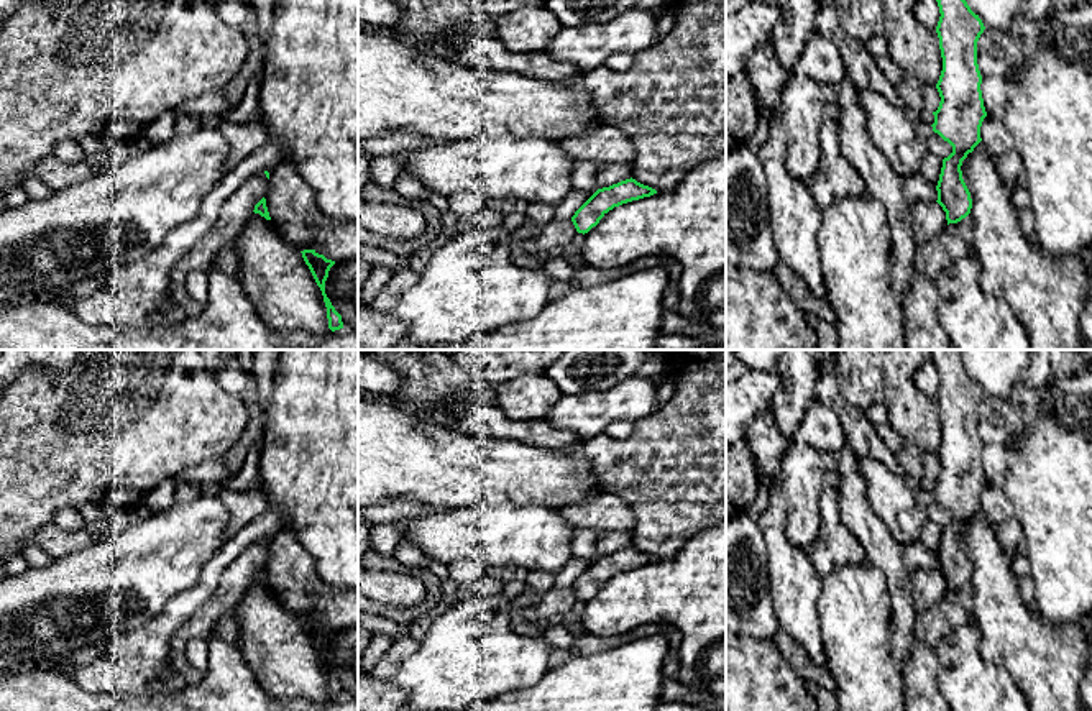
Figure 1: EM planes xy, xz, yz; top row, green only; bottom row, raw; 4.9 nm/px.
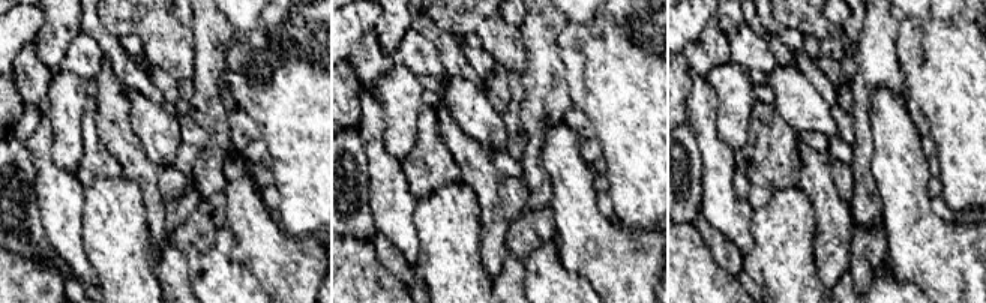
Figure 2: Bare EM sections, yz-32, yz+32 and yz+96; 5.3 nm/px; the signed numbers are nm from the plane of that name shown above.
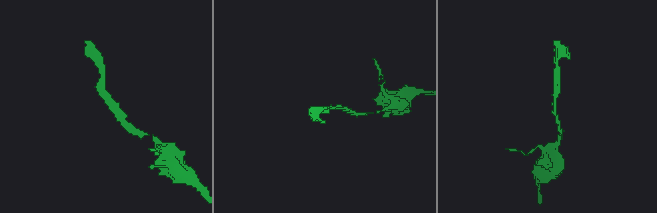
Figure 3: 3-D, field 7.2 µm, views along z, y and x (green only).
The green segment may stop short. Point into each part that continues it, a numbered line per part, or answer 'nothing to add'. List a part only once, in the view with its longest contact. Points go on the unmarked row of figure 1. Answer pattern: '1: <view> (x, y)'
nothing to add

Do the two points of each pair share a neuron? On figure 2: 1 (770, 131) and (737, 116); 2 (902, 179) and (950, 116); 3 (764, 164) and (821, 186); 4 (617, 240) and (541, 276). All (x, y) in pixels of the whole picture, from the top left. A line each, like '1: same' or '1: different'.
1: different
2: different
3: different
4: different

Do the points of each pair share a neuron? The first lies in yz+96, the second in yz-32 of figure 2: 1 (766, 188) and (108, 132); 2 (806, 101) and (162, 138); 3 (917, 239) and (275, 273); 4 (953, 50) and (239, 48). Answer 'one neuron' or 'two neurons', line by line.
1: two neurons
2: one neuron
3: one neuron
4: one neuron

